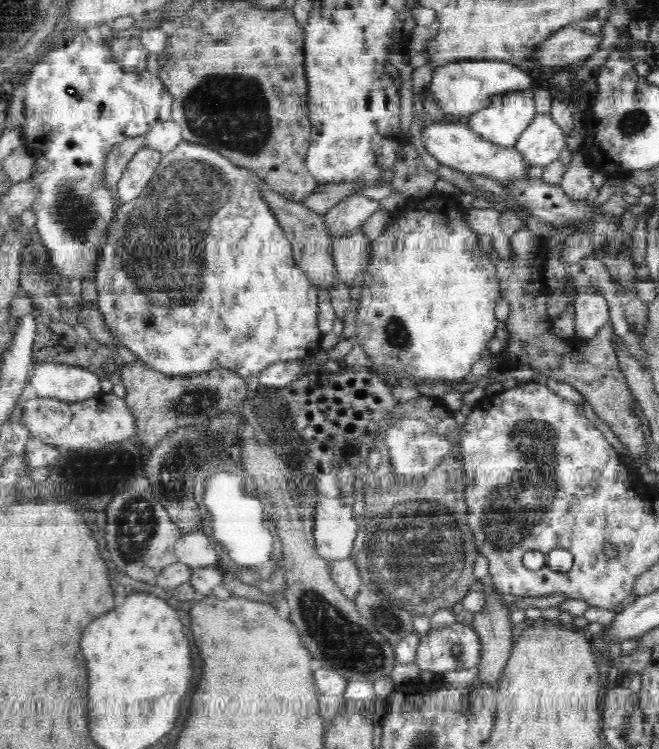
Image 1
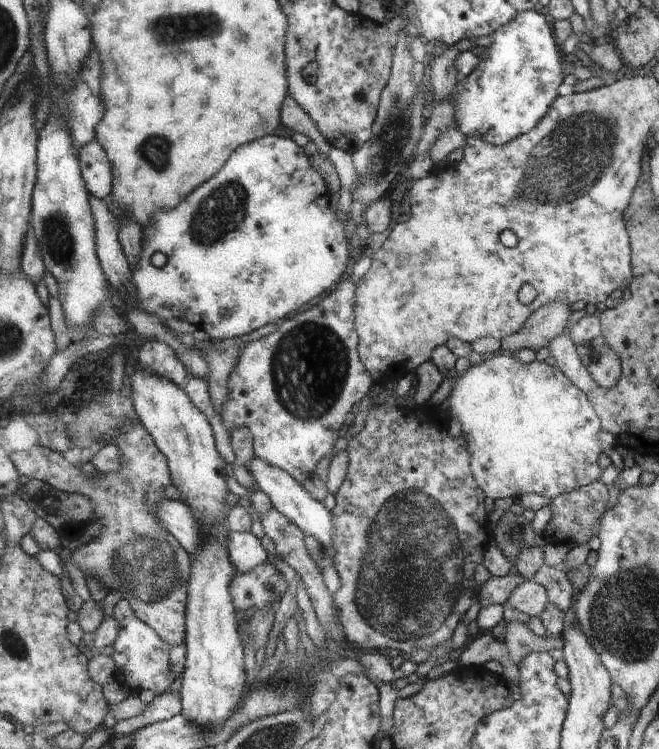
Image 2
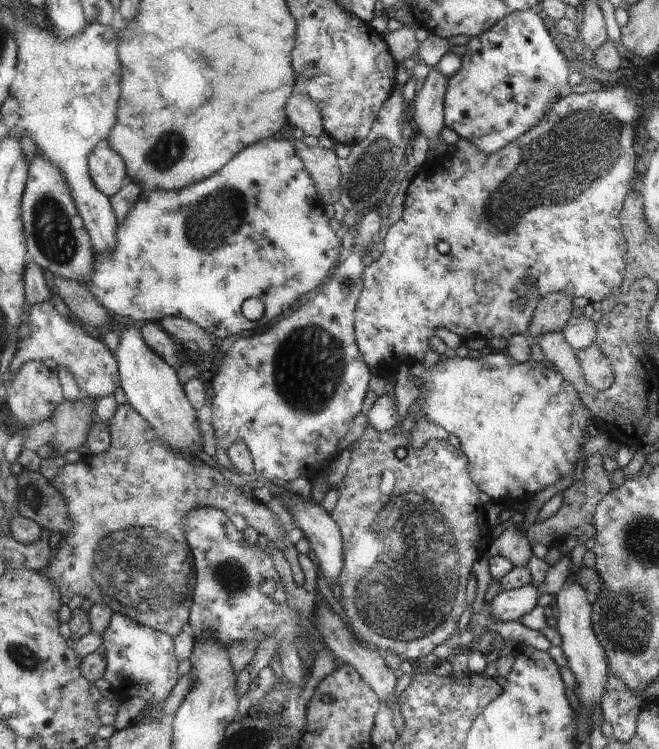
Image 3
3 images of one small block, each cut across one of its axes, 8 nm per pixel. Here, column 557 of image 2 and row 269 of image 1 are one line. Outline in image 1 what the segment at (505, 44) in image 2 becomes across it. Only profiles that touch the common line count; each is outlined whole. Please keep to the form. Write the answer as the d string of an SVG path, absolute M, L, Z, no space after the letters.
M84 31L74 33L74 40L58 46L54 50L50 49L48 54L34 53L33 59L29 64L32 69L30 76L22 75L20 81L23 82L24 88L24 102L25 106L25 121L21 128L23 133L23 141L28 148L28 152L34 156L34 174L32 180L38 186L38 196L35 196L35 201L32 202L32 210L36 212L36 230L40 234L40 240L44 244L44 248L48 250L48 264L50 264L50 274L58 274L58 276L66 276L66 278L74 278L74 280L86 280L90 276L90 268L96 268L96 264L100 262L100 250L104 246L104 242L108 239L108 228L111 226L112 218L114 218L114 202L112 202L112 194L104 184L104 162L107 162L108 154L120 142L132 137L147 134L148 130L152 128L157 122L166 122L171 119L171 110L173 107L173 98L170 92L165 88L163 80L156 74L150 74L149 71L144 70L140 74L136 72L128 72L122 70L120 63L114 59L114 54L110 52L109 46L106 44L98 44L92 42Z

